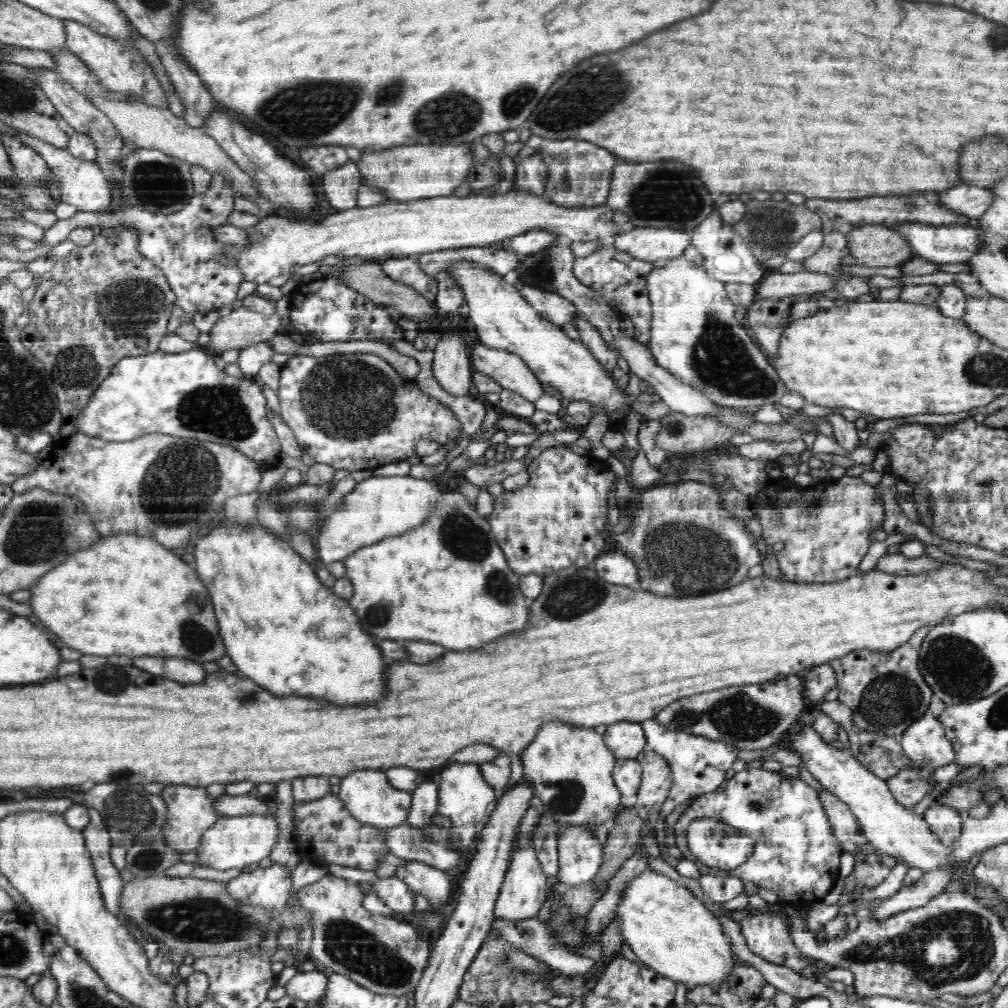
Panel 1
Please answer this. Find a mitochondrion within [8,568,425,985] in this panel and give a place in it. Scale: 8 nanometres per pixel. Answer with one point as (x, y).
(197, 919)

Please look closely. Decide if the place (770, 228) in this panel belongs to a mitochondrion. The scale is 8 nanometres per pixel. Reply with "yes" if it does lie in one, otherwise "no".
yes

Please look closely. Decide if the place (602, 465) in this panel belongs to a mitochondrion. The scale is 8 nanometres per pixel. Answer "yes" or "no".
no

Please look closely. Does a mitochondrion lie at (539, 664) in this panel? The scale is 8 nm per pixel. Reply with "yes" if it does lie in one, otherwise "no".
no

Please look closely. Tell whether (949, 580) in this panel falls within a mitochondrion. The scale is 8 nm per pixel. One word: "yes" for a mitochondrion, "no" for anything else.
no

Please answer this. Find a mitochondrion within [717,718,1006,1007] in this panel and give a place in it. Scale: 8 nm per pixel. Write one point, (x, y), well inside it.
(955, 945)

